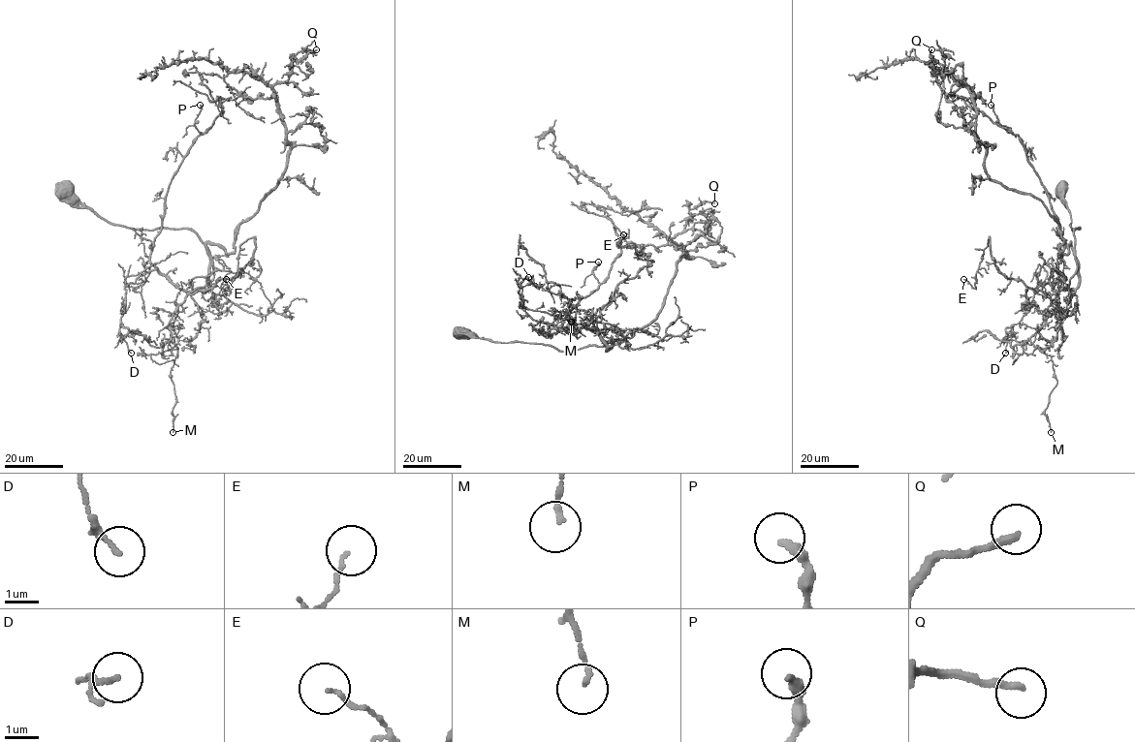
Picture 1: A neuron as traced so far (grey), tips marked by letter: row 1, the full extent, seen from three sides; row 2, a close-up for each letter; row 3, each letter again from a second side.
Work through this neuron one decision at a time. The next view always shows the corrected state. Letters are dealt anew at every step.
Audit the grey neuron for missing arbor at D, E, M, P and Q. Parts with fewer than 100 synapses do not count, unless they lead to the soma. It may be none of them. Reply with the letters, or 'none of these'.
none of these

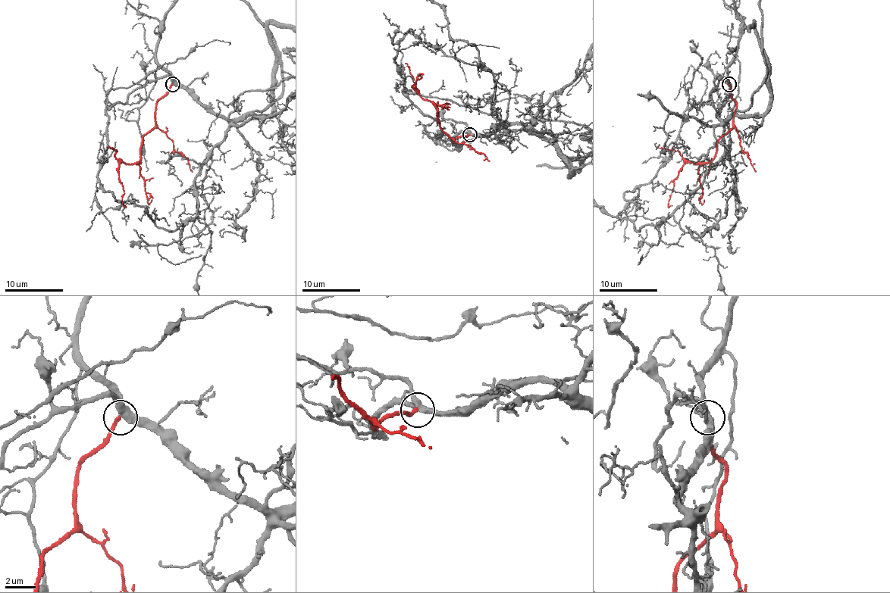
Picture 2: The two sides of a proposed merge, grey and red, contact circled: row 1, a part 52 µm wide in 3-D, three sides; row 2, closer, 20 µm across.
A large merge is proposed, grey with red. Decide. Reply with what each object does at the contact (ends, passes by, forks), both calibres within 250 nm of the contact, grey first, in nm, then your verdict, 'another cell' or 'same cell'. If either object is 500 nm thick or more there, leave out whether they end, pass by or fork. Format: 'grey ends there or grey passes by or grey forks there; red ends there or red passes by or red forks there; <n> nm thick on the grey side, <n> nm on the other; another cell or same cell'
grey passes by; red ends there; 440 nm thick on the grey side, 220 nm on the other; another cell

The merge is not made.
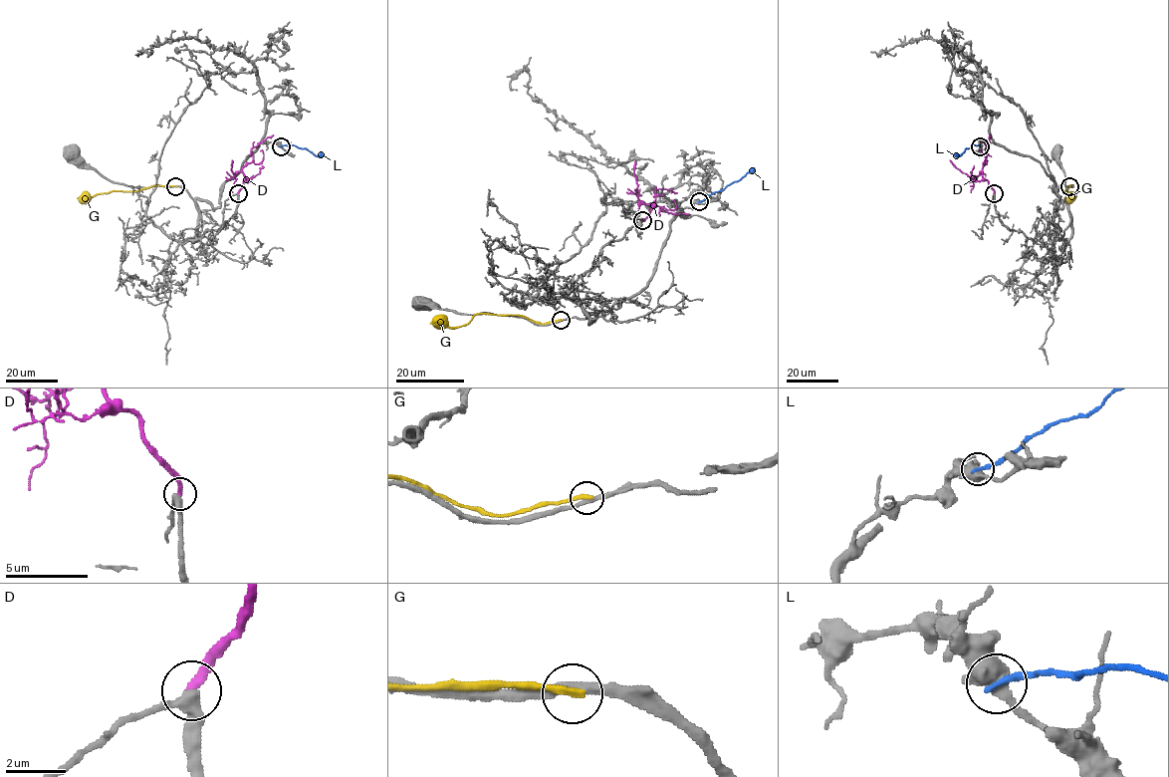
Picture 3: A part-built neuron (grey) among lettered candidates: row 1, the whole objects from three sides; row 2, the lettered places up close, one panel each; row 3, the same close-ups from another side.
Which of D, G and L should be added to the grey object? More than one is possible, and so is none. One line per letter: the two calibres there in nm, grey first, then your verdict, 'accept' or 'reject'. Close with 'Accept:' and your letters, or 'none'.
D: 380 nm thick on the grey side, 300 nm on the other; accept
G: 300 nm thick on the grey side, 280 nm on the other; reject
L: 550 nm thick on the grey side, 220 nm on the other; reject
Accept: D

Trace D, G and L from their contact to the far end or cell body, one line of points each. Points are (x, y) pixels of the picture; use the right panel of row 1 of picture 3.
D: (995, 193), (982, 175), (989, 134)
G: (1069, 186), (1072, 186), (1064, 191), (1074, 194), (1074, 197), (1067, 199)
L: (980, 145), (973, 144), (959, 155), (954, 155)

